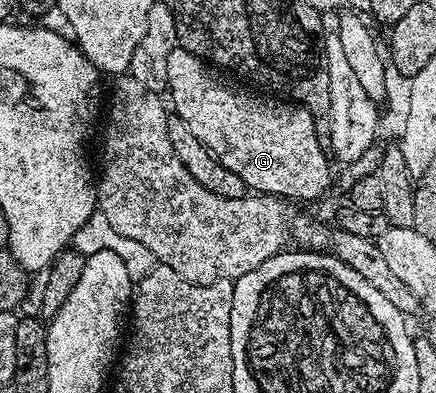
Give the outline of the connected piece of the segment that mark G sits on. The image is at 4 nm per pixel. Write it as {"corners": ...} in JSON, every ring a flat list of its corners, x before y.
{"corners":[[179,46,175,47,166,60,166,78,168,79,167,95,172,95,171,107,174,112,180,116,183,125,189,128,214,155,220,159,220,166,223,169,228,169,238,174,245,182,247,187,256,194,267,194,269,196,278,196,292,200,316,200,323,194,328,186,328,160,330,161,329,153,322,146,318,146,318,134,314,130,314,118,310,114,310,110,306,110,303,104,295,102,285,102,283,99,271,100,268,96,259,96,256,92,247,92,244,88,239,88,236,84,231,84,228,80,223,80,221,73,207,60,201,60,199,56,193,52,187,52,186,49]]}

